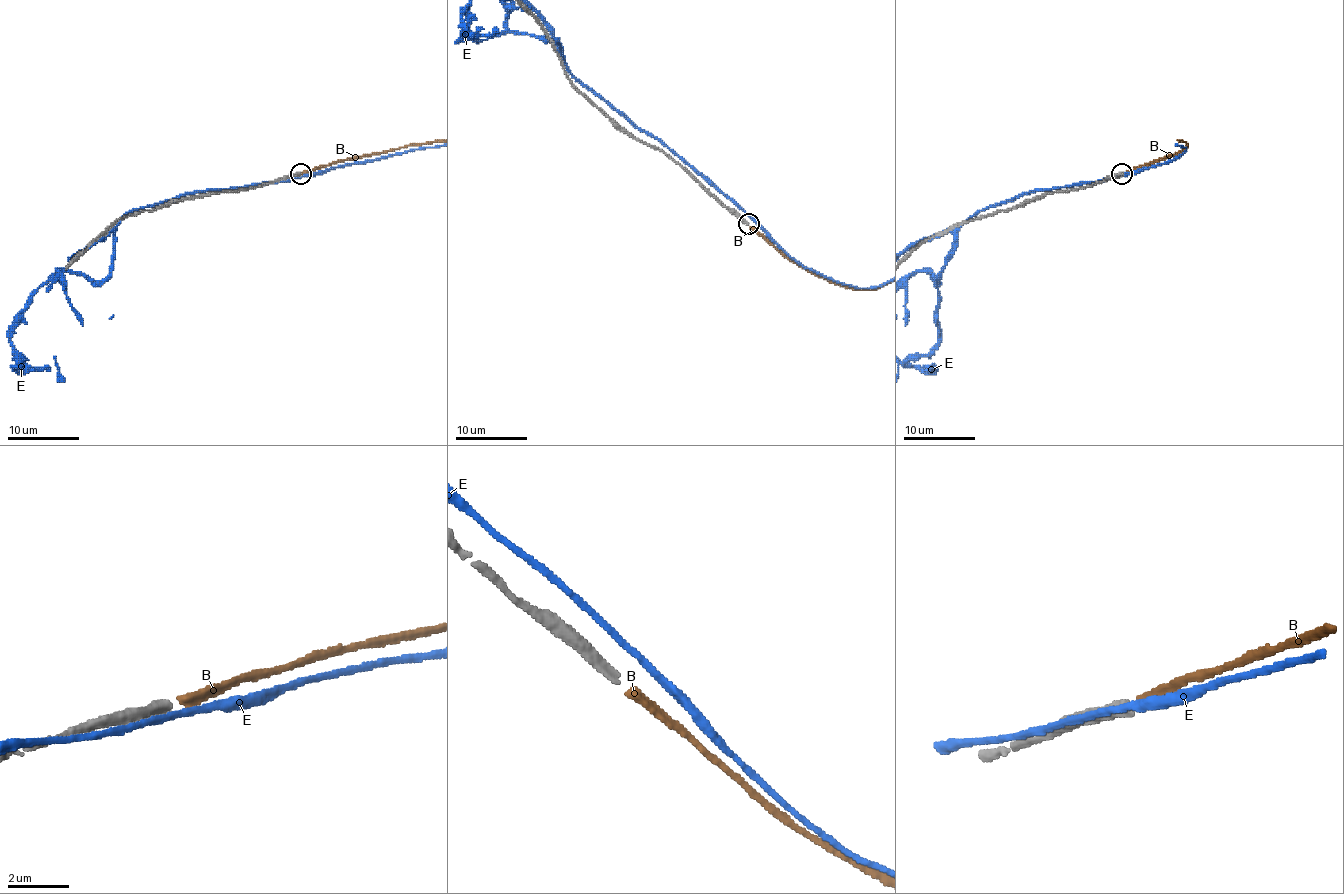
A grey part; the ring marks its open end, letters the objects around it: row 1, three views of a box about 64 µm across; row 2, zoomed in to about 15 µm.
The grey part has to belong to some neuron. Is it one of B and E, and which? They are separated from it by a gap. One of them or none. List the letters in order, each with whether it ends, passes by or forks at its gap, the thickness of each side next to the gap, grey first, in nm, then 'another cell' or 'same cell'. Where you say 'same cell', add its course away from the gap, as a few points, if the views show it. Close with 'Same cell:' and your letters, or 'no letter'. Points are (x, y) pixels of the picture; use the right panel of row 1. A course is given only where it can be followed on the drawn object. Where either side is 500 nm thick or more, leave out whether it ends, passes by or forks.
B: it ends; calibres 360 and 340 nm; same cell
E: it passes by; calibres 360 and 200 nm; another cell
Same cell: B

